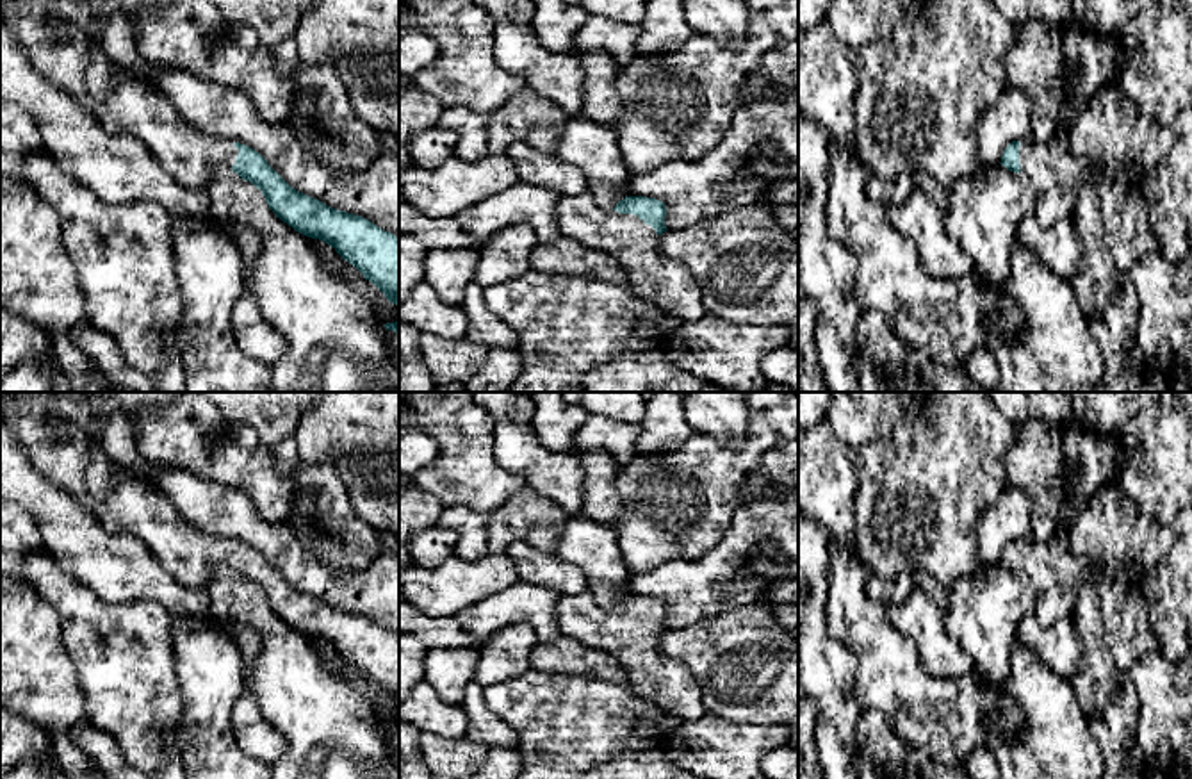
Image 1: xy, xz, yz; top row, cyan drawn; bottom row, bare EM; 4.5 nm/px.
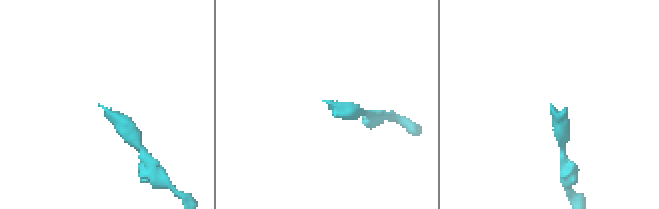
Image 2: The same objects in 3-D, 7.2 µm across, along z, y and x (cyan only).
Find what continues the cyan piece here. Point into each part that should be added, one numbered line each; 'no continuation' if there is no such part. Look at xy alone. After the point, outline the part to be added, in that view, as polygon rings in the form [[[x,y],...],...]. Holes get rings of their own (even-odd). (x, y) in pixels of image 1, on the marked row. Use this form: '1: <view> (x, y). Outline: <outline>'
1: xy (134, 107). Outline: [[[5,0],[2,11],[5,27],[48,82],[75,98],[109,134],[132,135],[144,143],[176,184],[207,193],[217,169],[232,169],[239,153],[233,143],[187,125],[151,80],[123,70],[109,98],[94,100],[86,91],[91,48],[89,36],[82,30],[64,29],[64,39],[52,45],[46,39],[46,18],[37,7],[21,14]]]

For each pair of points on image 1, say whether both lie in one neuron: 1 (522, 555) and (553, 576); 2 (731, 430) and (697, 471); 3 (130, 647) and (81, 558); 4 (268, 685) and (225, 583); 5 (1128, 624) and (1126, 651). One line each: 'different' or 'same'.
1: same
2: different
3: different
4: same
5: same

